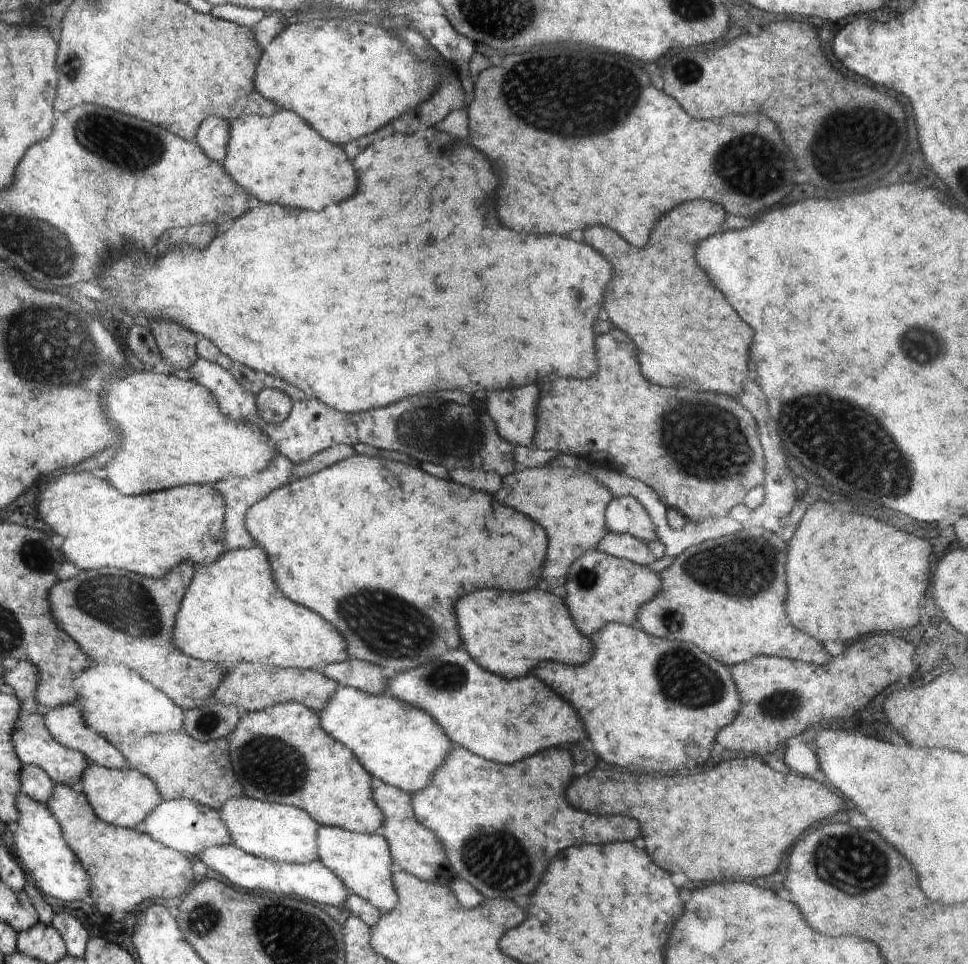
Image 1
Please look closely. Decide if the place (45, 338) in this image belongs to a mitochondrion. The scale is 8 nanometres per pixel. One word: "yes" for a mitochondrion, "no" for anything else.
yes

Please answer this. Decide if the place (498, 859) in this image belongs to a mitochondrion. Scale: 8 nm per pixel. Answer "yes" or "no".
yes

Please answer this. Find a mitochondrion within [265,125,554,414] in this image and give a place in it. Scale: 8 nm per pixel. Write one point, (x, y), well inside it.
(449, 148)

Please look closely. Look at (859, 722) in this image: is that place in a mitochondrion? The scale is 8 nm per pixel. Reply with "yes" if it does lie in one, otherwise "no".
no

